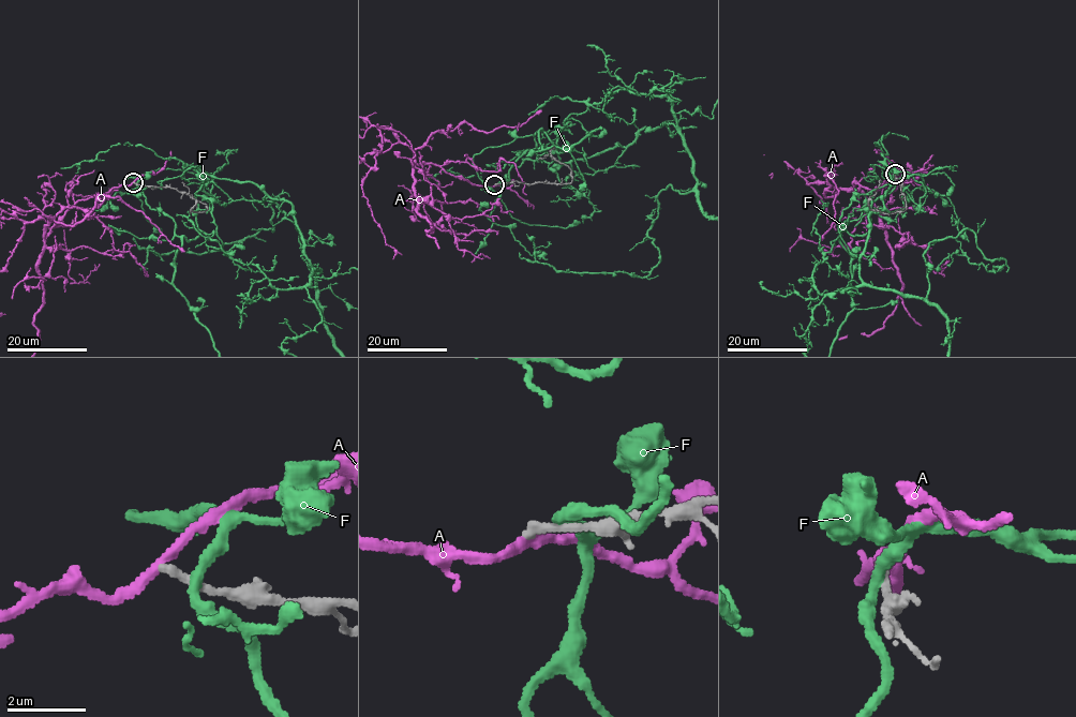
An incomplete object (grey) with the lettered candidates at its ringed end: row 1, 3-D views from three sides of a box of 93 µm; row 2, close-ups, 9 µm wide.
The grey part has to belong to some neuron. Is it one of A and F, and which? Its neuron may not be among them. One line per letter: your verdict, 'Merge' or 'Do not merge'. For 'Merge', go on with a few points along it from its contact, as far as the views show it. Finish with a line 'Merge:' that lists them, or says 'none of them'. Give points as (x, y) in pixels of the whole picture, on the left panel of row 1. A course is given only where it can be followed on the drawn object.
A: Merge. Its course: (133, 182), (111, 188), (99, 206), (63, 208), (48, 219), (38, 268), (43, 304)
F: Do not merge
Merge: A

